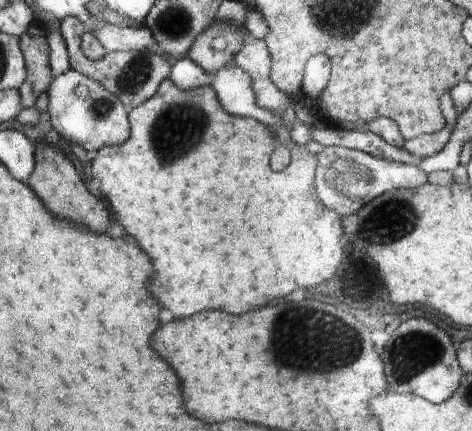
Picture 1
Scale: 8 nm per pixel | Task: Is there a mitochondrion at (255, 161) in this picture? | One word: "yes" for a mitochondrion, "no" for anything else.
no

